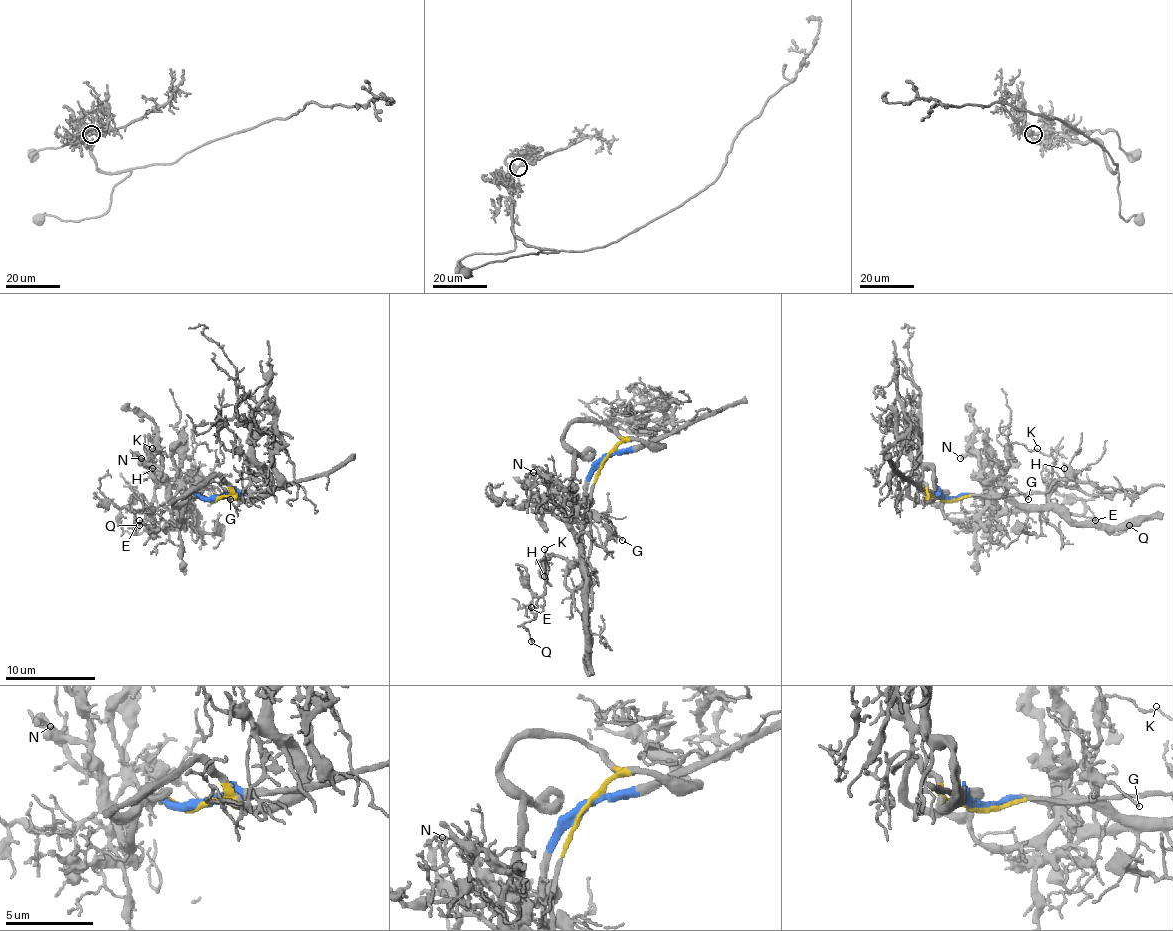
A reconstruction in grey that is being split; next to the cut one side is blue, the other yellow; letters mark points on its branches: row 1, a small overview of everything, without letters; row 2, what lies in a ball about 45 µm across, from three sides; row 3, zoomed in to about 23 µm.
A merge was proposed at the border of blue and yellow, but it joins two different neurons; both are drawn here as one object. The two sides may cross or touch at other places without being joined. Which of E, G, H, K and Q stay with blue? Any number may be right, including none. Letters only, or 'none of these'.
E, G, H, K, Q

